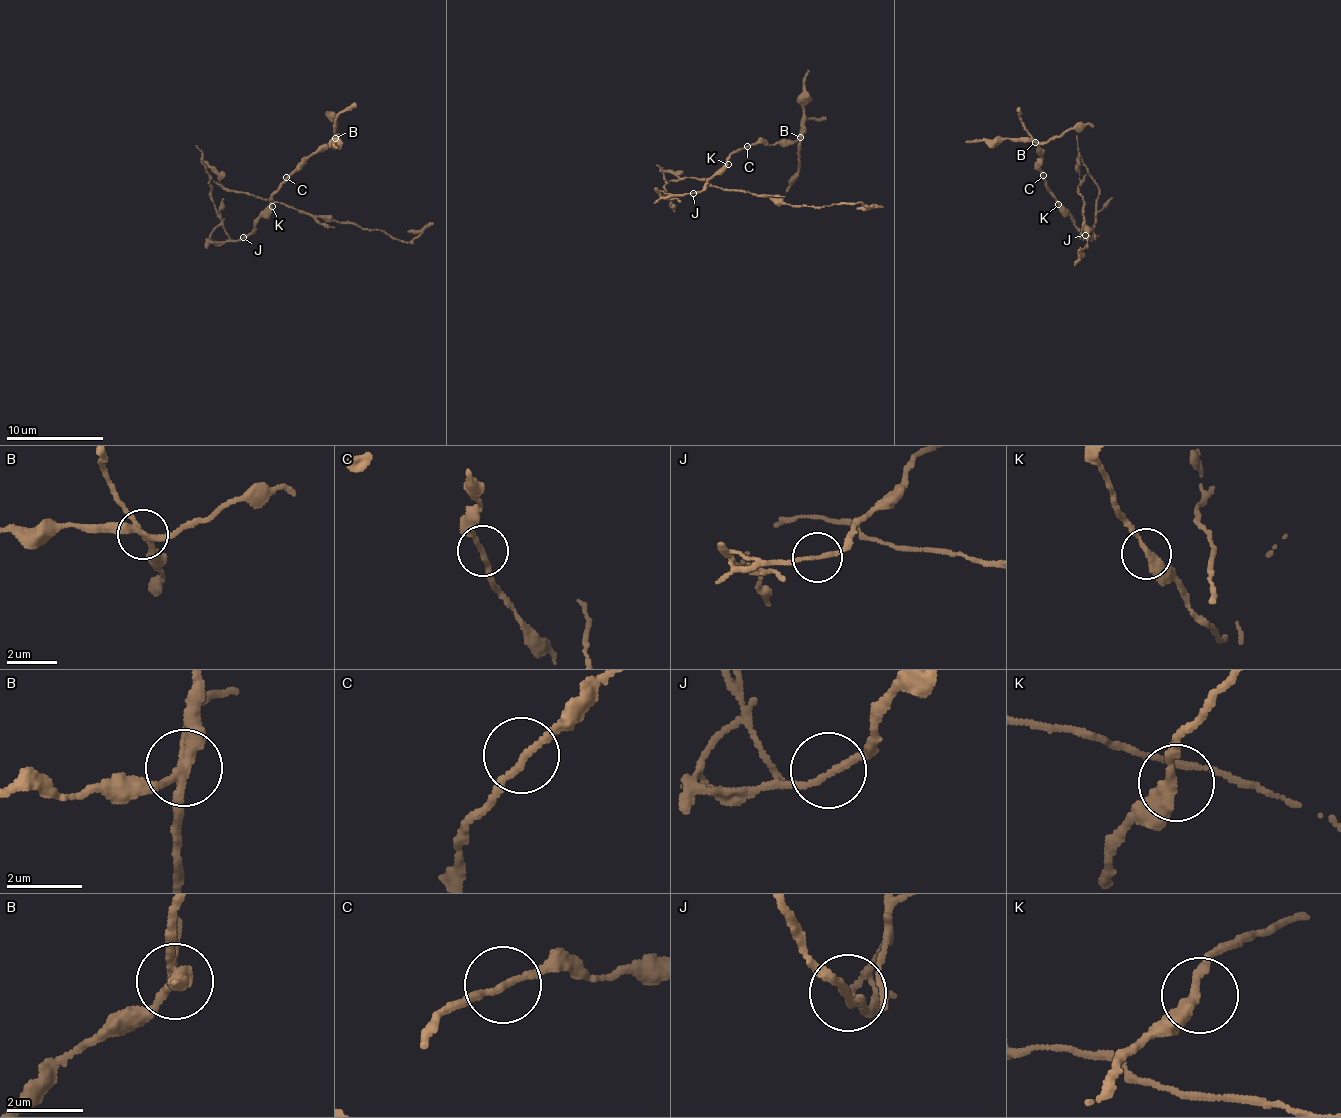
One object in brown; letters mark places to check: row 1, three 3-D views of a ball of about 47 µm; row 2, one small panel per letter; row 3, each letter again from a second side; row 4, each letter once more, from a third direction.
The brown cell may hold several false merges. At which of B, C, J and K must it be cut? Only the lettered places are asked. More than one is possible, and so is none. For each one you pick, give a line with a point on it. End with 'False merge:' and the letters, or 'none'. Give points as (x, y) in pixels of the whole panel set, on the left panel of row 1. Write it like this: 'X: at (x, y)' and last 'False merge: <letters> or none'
B: at (335, 138)
J: at (243, 237)
False merge: B, J

